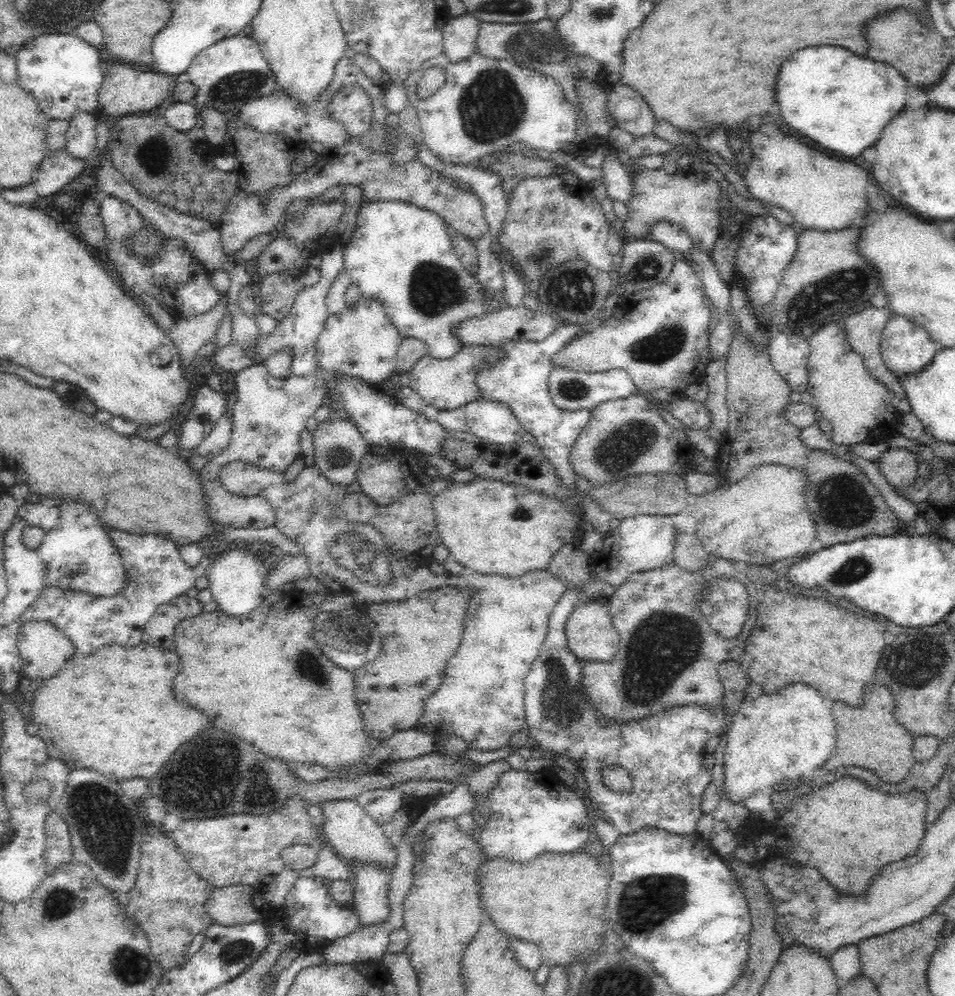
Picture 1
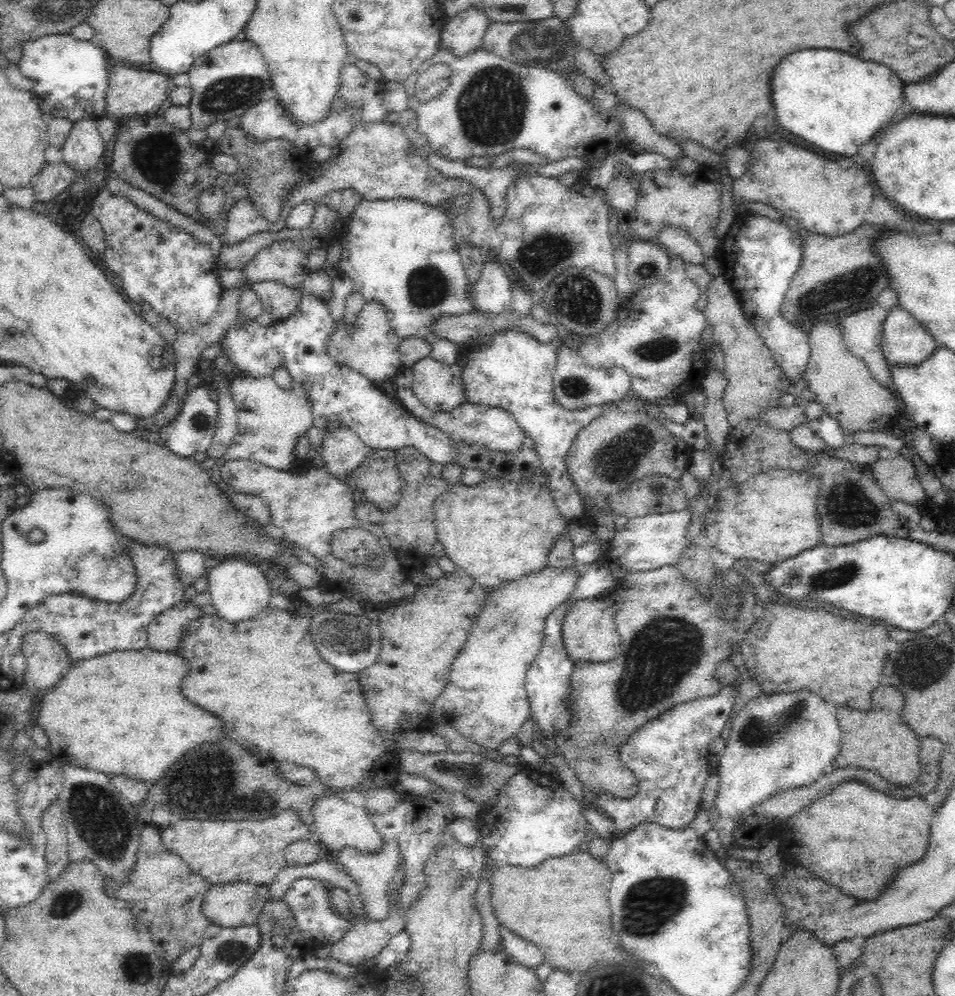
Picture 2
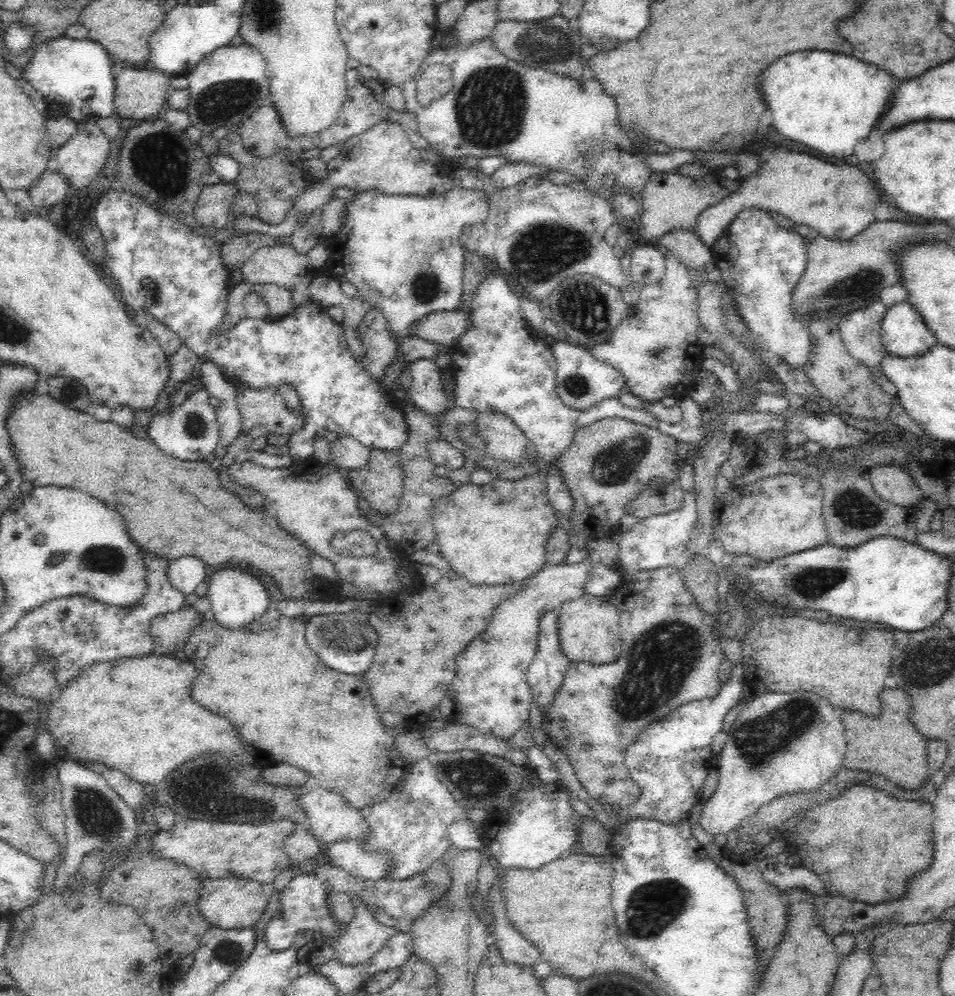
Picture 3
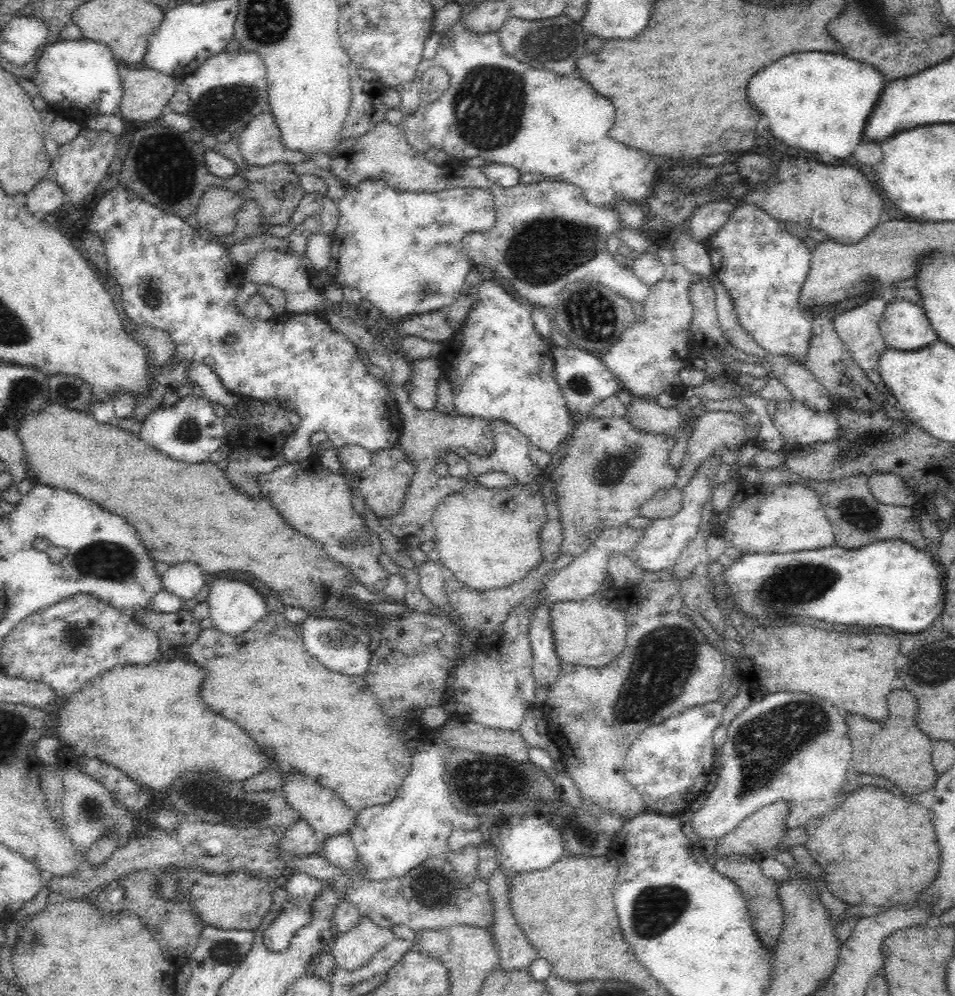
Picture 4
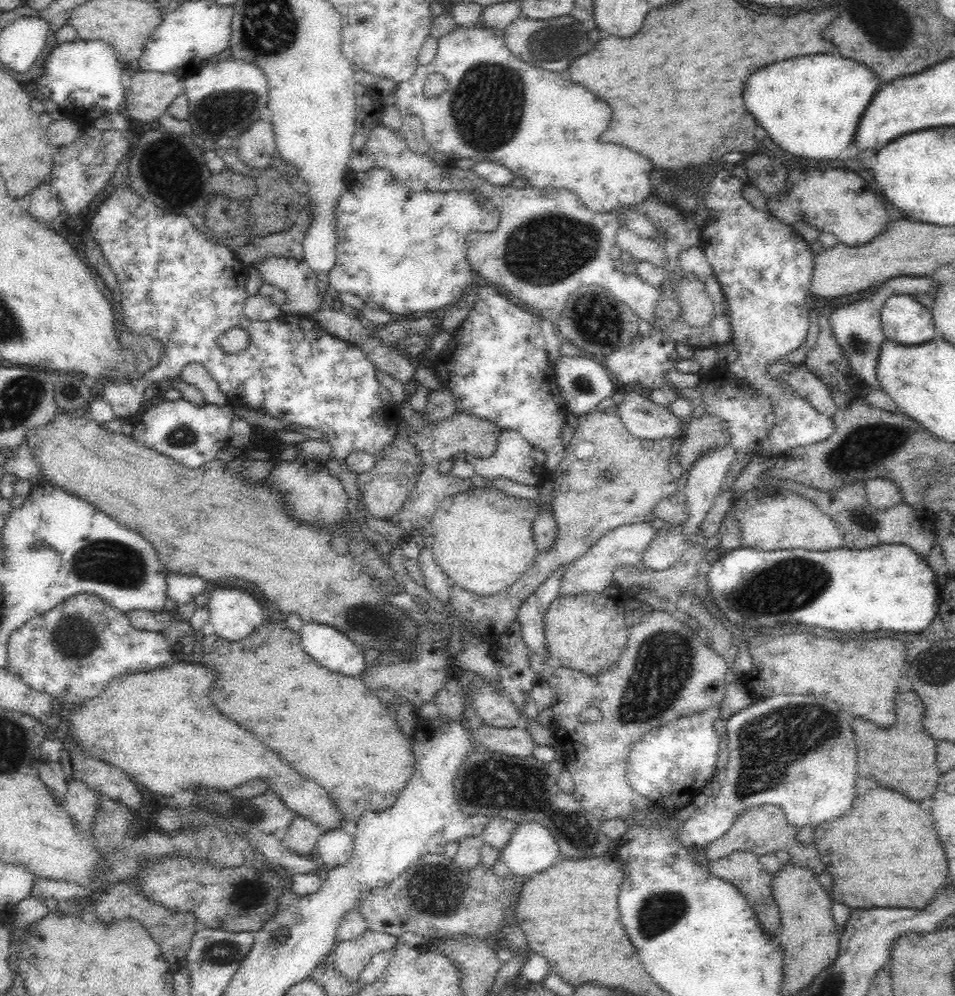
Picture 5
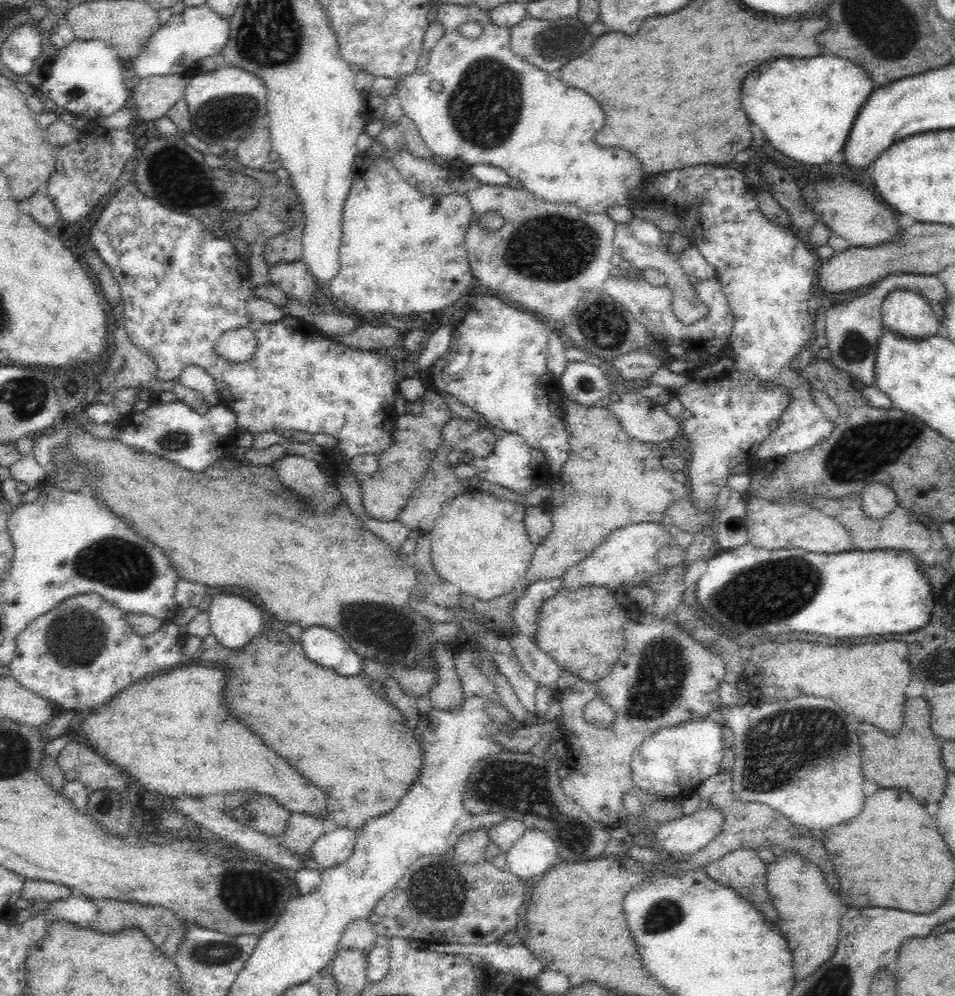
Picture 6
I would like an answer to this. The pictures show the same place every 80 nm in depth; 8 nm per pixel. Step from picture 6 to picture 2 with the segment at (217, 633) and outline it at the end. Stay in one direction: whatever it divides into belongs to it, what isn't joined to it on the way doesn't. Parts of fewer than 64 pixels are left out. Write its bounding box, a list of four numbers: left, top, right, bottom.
[207,557,273,623]

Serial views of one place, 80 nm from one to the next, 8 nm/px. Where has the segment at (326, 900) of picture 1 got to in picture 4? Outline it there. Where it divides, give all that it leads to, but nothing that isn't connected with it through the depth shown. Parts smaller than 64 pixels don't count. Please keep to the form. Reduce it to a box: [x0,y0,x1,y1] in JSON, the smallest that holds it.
[263,872,325,952]

